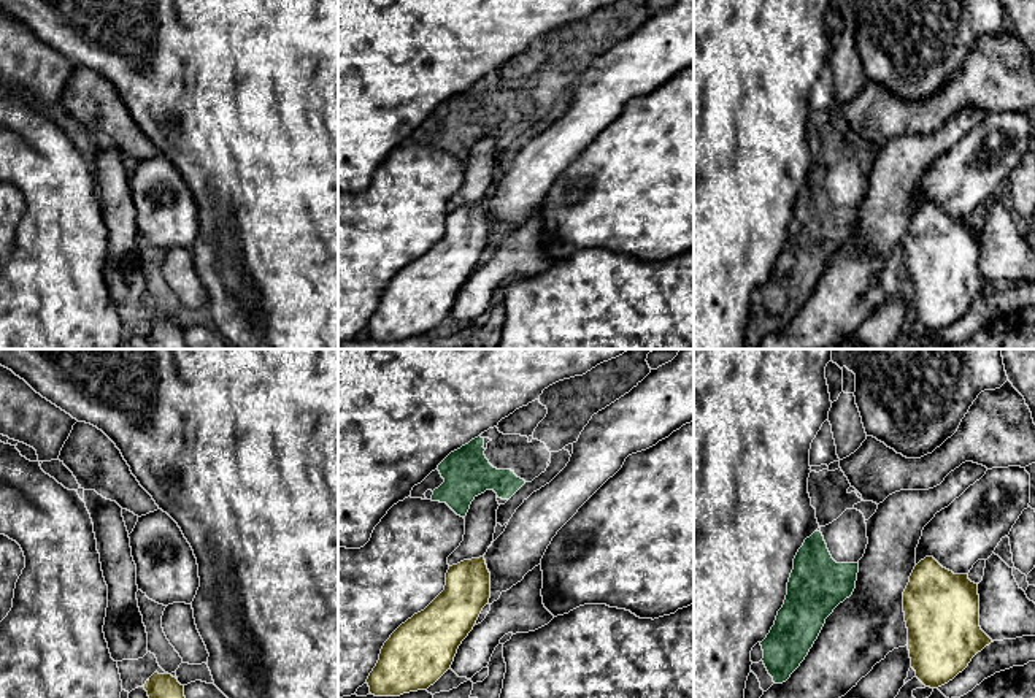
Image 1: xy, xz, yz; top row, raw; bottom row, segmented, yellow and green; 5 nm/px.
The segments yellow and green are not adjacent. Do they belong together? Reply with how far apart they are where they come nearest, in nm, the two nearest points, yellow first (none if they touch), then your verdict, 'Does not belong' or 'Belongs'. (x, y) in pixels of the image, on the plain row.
Distance 220 nm. Across: xz (472, 203), (464, 161). Does not belong

